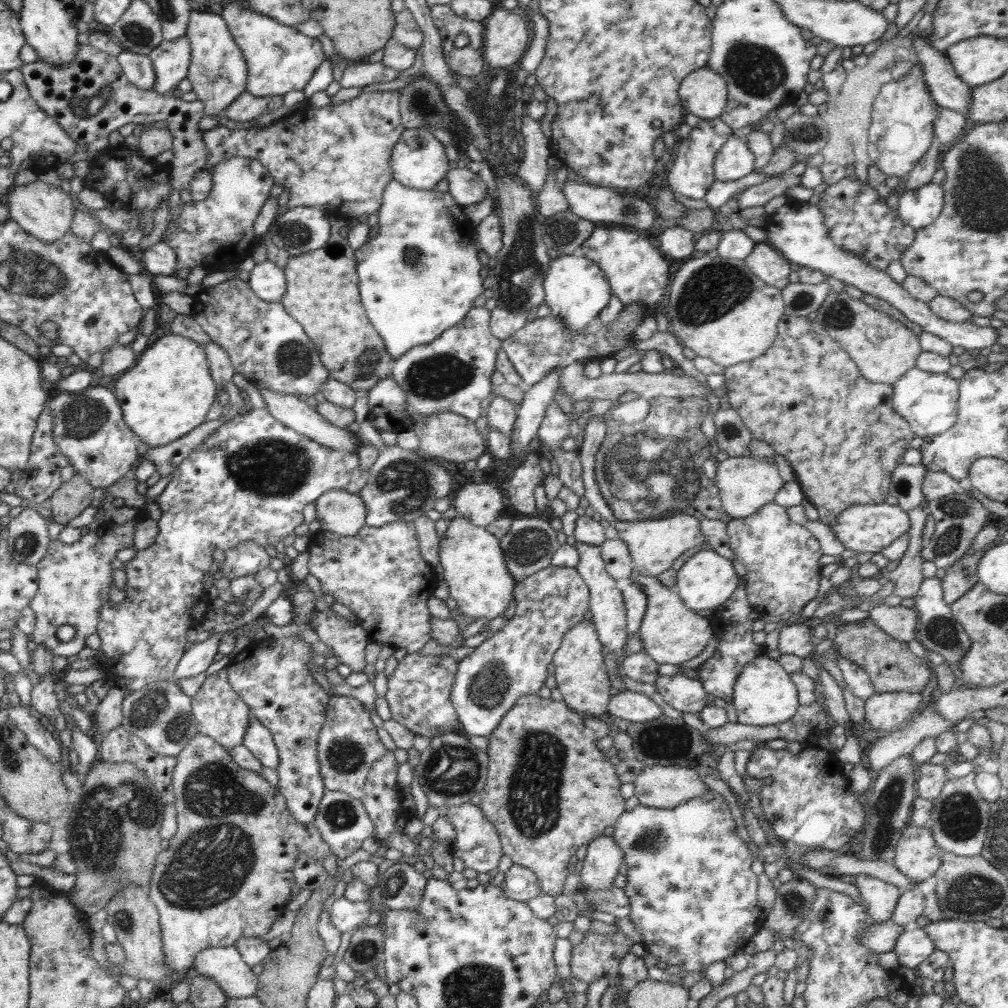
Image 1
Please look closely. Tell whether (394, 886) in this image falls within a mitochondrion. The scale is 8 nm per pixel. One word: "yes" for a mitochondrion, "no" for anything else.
yes

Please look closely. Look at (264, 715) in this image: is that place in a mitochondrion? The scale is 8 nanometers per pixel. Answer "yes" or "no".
no

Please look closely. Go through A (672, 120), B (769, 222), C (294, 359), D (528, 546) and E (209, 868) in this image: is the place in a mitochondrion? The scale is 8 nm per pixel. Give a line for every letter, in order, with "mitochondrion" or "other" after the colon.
A: other
B: other
C: mitochondrion
D: mitochondrion
E: mitochondrion

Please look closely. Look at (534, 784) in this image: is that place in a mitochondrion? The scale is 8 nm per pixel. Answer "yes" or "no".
yes

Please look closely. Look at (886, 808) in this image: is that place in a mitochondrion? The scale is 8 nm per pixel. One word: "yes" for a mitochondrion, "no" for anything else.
yes

